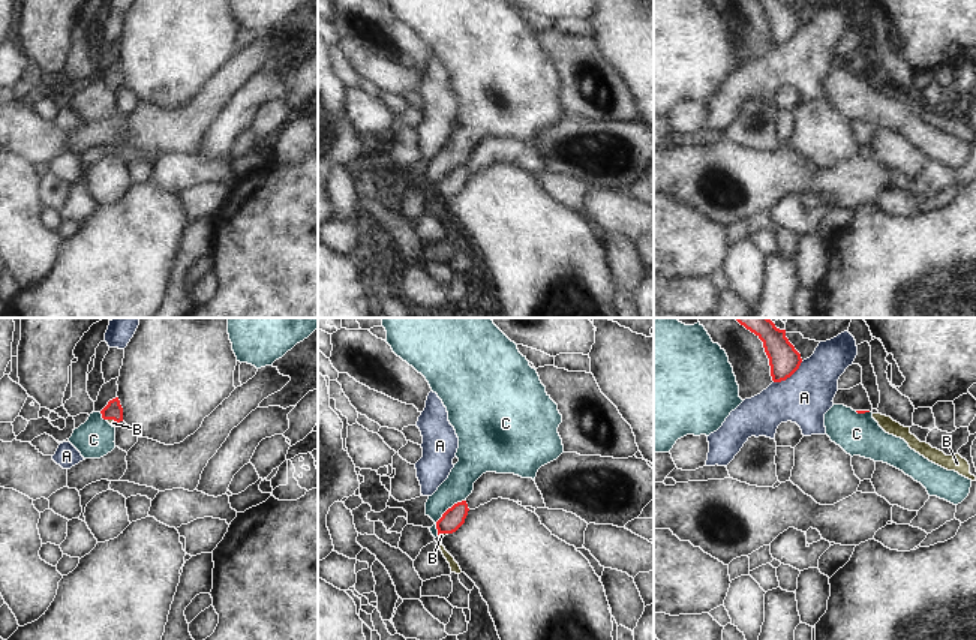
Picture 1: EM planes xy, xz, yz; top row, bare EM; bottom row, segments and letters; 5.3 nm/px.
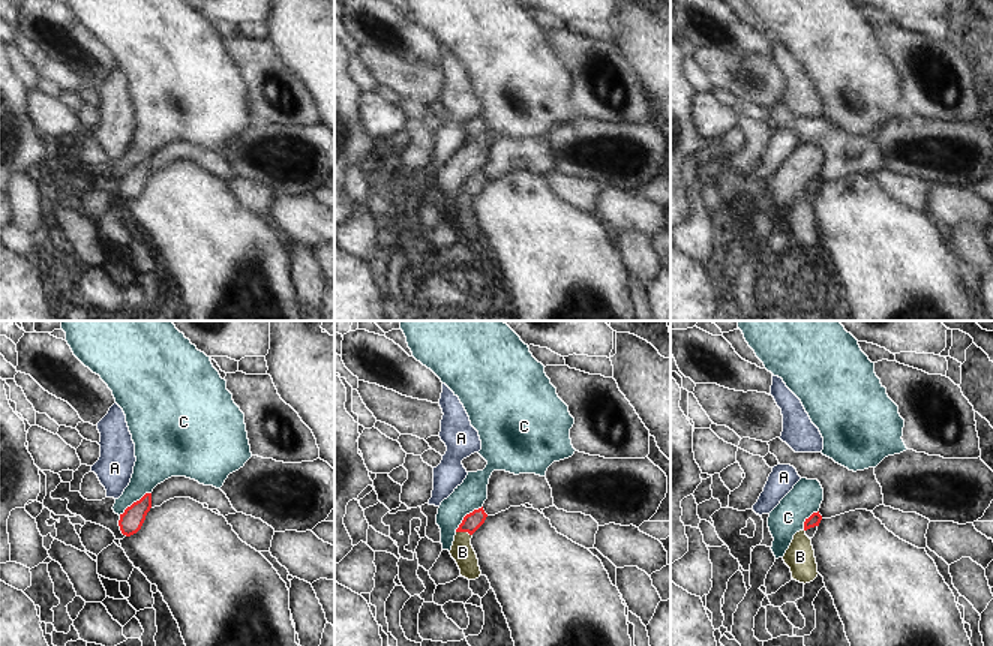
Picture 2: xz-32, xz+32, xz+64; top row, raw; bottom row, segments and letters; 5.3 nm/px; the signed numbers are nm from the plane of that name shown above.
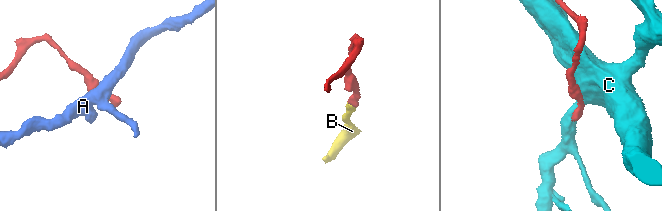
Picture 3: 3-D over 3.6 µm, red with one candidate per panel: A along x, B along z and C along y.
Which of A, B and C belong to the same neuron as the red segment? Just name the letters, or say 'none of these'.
B

